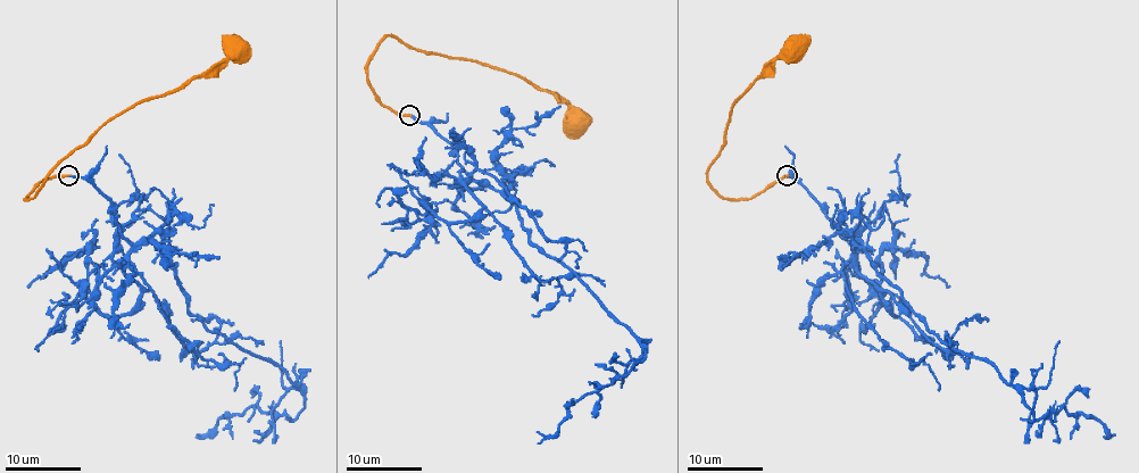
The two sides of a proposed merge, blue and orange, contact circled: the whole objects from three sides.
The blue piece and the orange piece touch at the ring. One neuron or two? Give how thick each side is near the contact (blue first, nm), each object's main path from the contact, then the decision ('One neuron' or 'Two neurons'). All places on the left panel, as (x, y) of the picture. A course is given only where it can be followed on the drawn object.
Thickness 190 nm (blue) against 200 nm. Course of blue: (69, 174), (110, 202), (124, 237), (160, 250), (192, 314), (301, 392), (294, 418), (249, 407), (196, 433). Course of orange: (69, 174), (44, 179), (26, 199), (32, 199), (56, 167), (107, 122), (211, 73), (235, 48). One neuron

